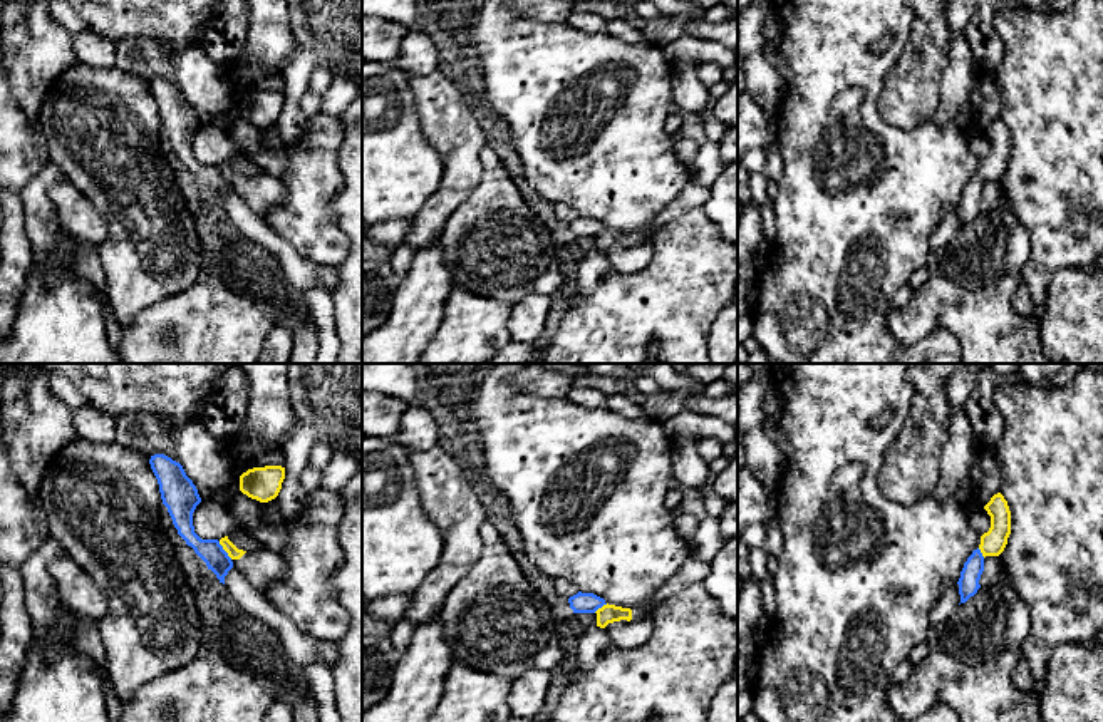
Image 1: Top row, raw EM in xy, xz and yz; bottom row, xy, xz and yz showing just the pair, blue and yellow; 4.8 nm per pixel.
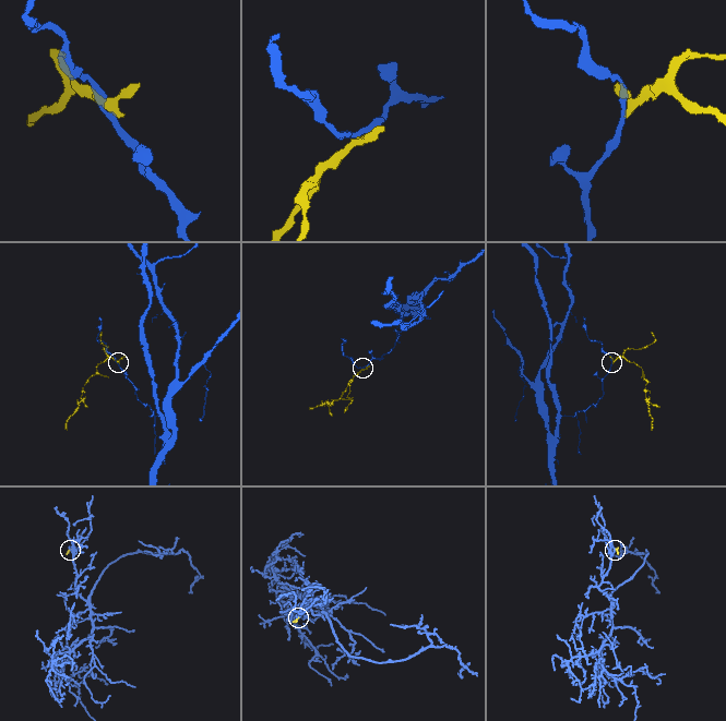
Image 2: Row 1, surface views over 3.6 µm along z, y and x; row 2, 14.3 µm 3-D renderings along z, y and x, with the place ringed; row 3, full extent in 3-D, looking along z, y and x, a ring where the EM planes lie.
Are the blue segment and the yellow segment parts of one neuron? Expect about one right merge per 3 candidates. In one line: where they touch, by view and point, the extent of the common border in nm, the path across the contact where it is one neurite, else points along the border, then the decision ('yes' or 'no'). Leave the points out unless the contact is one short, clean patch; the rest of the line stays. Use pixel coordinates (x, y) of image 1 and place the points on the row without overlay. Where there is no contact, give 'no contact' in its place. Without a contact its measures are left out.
meets blue in xy at (223, 175); contact 110 nm long; border along xy (218, 166), (232, 183); no

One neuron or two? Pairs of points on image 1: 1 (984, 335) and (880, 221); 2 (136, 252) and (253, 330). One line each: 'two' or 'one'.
1: two
2: two

